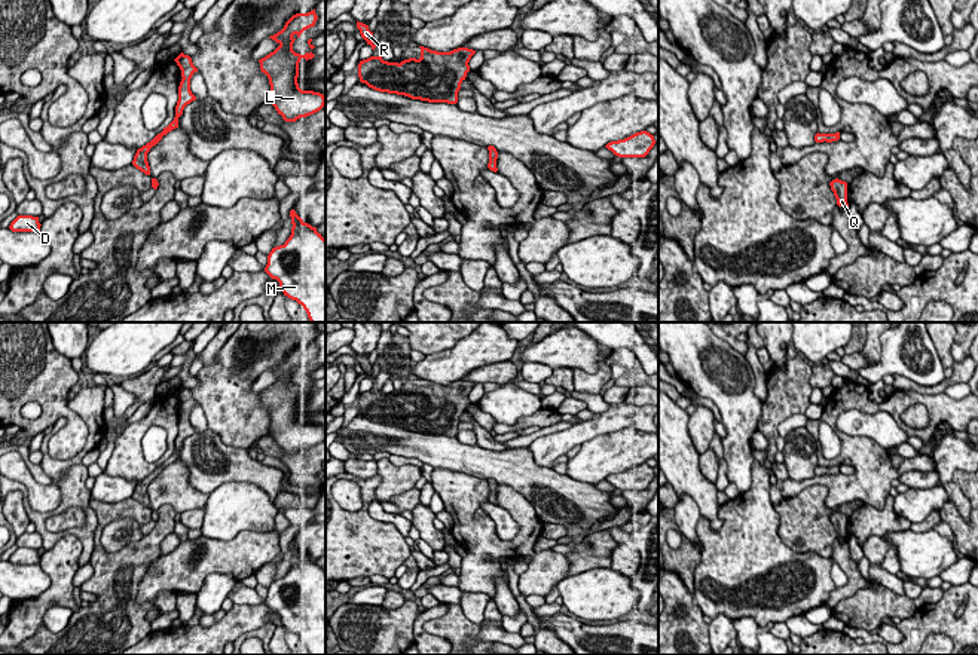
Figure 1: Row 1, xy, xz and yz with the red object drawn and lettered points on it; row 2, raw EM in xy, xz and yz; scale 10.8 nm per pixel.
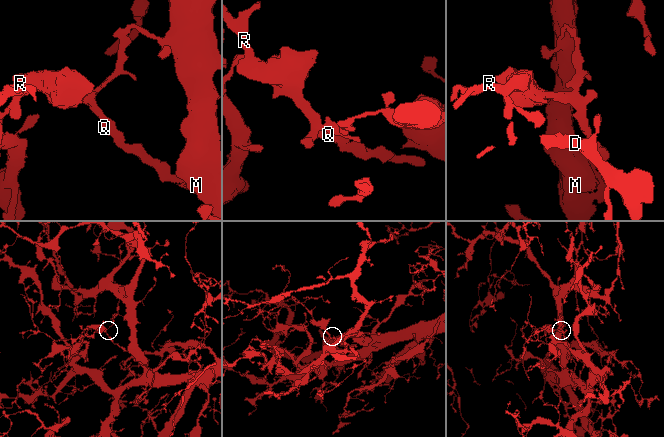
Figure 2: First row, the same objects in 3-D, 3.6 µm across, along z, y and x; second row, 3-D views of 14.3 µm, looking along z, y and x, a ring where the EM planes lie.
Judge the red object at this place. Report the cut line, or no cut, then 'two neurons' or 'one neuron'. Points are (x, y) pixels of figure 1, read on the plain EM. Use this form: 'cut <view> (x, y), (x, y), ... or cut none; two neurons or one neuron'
cut none; one neuron

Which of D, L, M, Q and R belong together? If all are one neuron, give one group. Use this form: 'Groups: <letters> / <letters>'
Groups: D L M Q R

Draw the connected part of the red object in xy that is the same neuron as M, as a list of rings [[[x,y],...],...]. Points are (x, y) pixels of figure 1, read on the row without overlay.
[[[294,542],[290,550],[291,567],[284,578],[272,581],[265,605],[279,615],[284,628],[303,639],[311,655],[326,655],[326,572]]]

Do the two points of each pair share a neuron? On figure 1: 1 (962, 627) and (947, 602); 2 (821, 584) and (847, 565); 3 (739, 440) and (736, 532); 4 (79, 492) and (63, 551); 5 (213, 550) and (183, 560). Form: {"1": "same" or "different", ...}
{"1": "same", "2": "different", "3": "different", "4": "different", "5": "same"}

